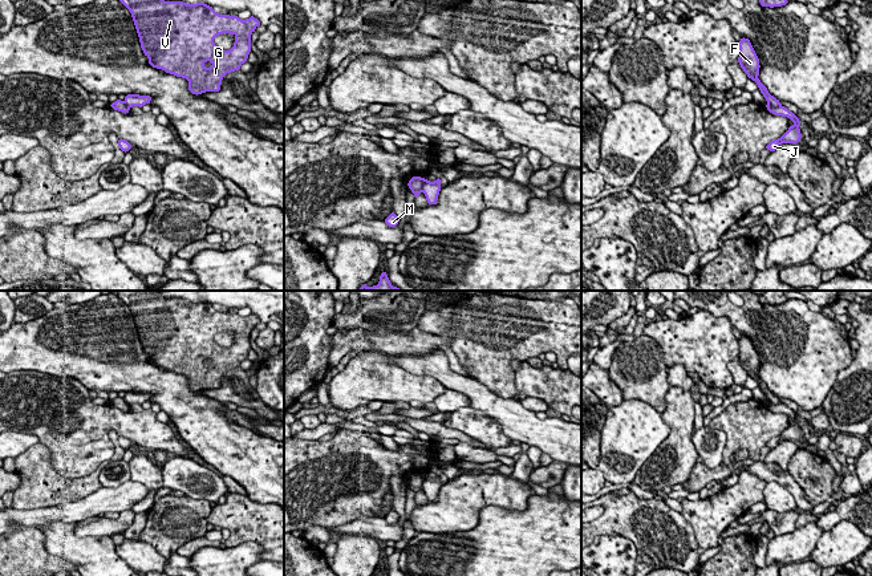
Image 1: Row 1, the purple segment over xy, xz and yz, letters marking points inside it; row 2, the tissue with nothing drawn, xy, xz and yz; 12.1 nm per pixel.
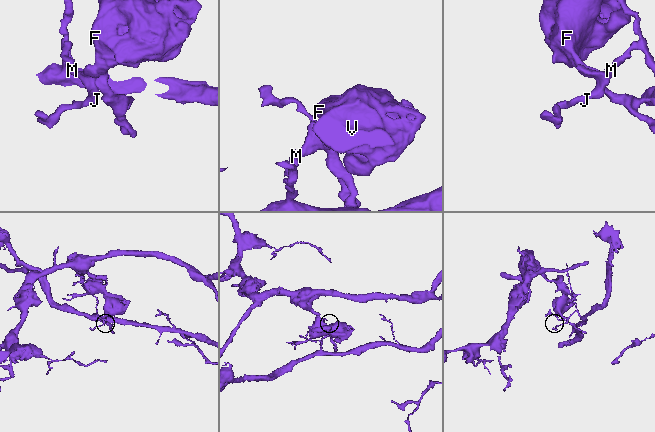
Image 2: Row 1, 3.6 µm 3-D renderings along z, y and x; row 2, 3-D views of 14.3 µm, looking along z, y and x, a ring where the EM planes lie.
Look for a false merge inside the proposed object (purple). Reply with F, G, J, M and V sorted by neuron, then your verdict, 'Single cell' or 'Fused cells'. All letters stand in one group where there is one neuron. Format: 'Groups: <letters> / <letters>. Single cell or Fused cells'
Groups: F G V / J M. Fused cells

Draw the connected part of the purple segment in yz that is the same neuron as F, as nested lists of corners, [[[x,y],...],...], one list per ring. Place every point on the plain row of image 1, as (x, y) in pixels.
[[[745,334],[741,336],[741,338],[738,340],[738,344],[739,344],[738,360],[739,360],[741,365],[743,366],[743,369],[747,372],[747,374],[757,380],[761,390],[763,392],[763,394],[767,398],[767,402],[774,403],[774,405],[782,403],[779,397],[776,397],[774,393],[771,393],[768,390],[767,385],[758,376],[759,365],[761,365],[759,356],[755,350],[750,337],[745,336]]]

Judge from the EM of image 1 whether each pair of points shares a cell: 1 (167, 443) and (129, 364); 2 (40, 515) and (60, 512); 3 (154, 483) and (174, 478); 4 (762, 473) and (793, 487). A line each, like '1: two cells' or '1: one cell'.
1: two cells
2: one cell
3: two cells
4: one cell

